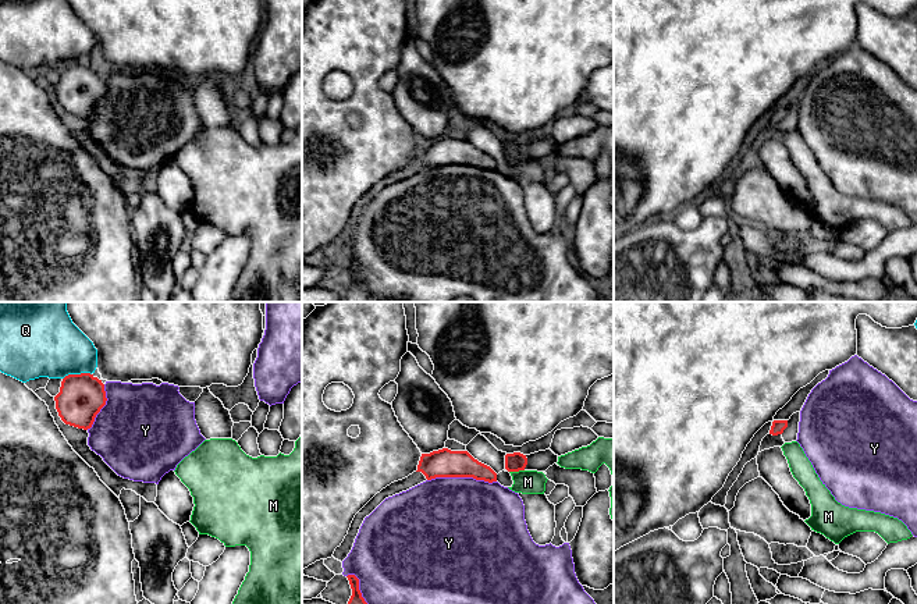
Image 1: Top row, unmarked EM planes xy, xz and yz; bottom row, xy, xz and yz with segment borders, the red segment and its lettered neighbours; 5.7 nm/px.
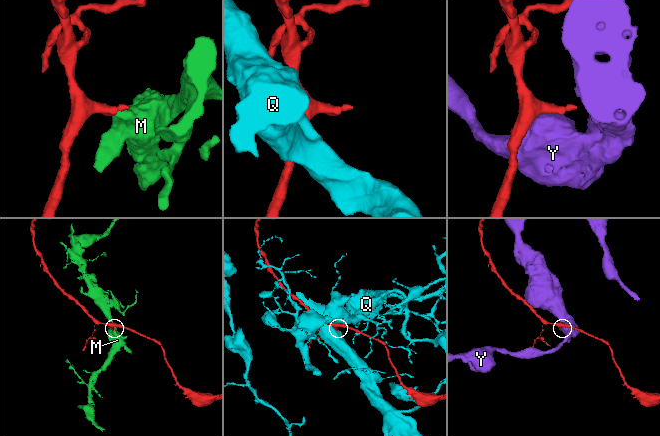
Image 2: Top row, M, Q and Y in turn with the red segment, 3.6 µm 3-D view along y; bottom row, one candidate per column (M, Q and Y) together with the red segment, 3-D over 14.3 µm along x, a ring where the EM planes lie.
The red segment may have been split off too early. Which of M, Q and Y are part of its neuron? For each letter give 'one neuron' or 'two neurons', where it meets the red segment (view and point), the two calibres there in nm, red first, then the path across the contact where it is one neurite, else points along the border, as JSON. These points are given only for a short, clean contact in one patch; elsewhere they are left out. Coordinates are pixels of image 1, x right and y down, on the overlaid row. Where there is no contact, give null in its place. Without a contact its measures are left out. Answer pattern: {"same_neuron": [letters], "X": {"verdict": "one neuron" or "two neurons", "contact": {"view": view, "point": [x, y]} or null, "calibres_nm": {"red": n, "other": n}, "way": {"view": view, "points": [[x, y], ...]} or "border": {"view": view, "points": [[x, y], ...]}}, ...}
{"same_neuron": [], "M": {"verdict": "two neurons", "contact": {"view": "xz", "point": [516, 471]}, "calibres_nm": {"red": 110, "other": 140}, "border": {"view": "xz", "points": [[523, 469], [509, 472]]}}, "Q": {"verdict": "two neurons", "contact": {"view": "xy", "point": [77, 375]}, "calibres_nm": {"red": 260, "other": 380}}, "Y": {"verdict": "two neurons", "contact": {"view": "xz", "point": [462, 476]}, "calibres_nm": {"red": 160, "other": 500}}}

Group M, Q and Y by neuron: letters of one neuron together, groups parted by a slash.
M / Q / Y

